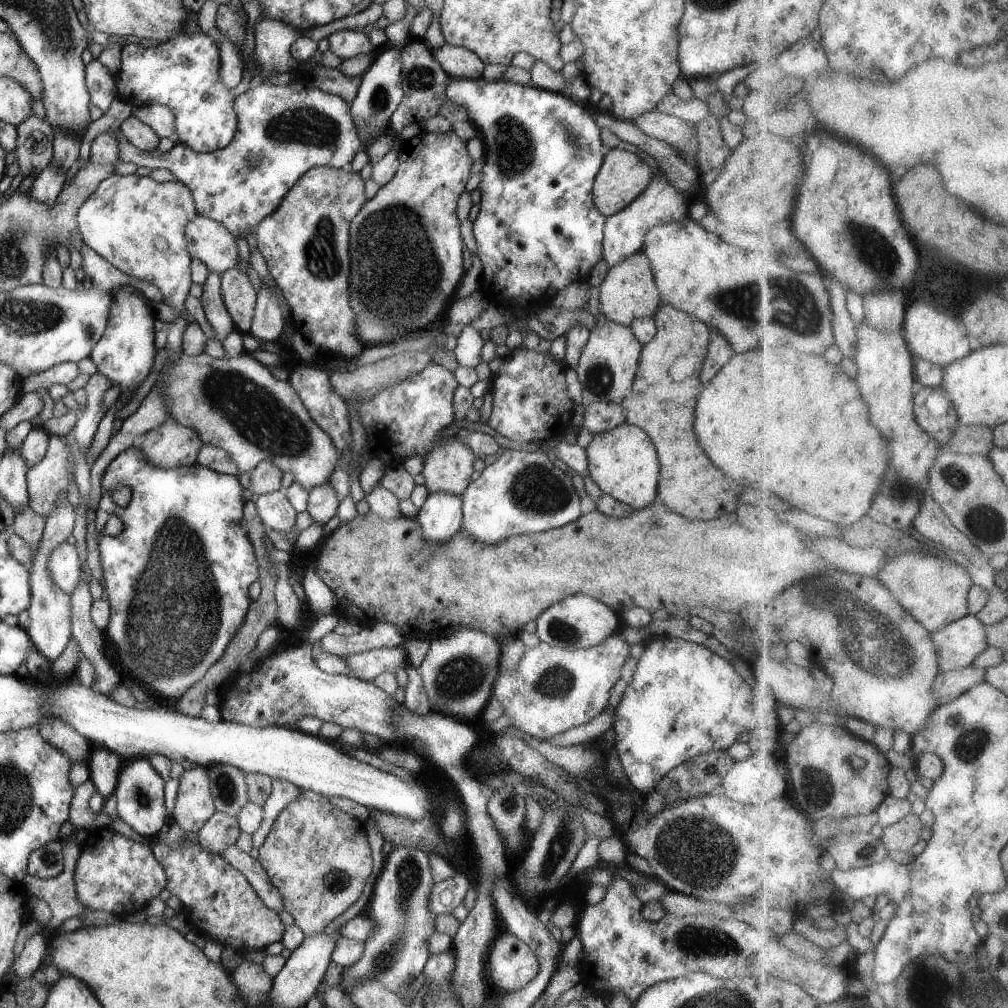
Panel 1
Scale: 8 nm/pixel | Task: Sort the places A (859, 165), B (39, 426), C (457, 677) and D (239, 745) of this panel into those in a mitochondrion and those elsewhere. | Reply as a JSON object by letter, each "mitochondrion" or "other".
{"A":"other","B":"other","C":"mitochondrion","D":"other"}

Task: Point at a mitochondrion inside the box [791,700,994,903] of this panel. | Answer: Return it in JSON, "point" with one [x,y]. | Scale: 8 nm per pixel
{"point":[971,742]}

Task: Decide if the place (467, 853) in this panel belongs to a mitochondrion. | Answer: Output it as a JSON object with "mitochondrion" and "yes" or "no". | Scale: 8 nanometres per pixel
{"mitochondrion":"no"}

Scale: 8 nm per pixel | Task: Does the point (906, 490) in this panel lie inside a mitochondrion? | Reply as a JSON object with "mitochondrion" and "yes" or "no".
{"mitochondrion":"yes"}

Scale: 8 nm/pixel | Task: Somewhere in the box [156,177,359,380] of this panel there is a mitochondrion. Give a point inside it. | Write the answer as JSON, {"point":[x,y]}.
{"point":[324,259]}

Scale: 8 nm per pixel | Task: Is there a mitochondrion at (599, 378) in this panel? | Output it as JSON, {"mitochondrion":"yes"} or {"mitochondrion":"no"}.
{"mitochondrion":"yes"}

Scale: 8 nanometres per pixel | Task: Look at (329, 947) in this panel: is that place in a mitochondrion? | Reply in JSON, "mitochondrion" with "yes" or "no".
{"mitochondrion":"no"}

